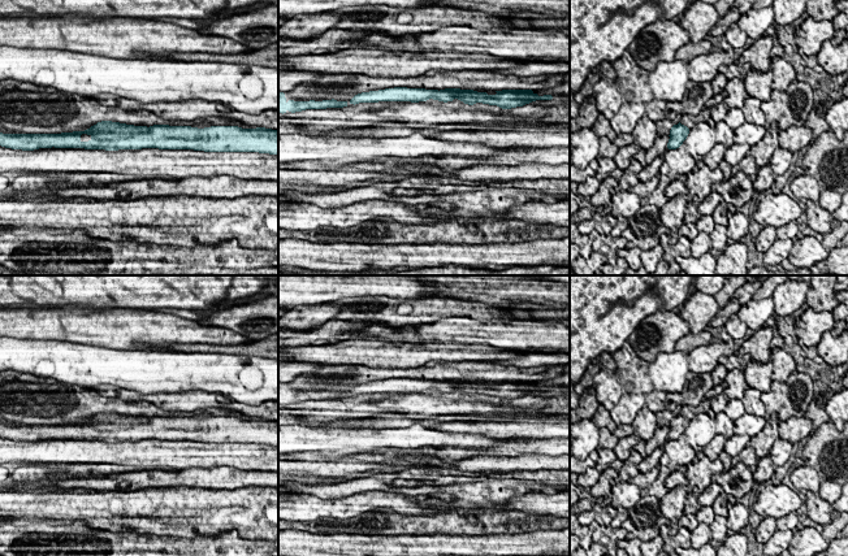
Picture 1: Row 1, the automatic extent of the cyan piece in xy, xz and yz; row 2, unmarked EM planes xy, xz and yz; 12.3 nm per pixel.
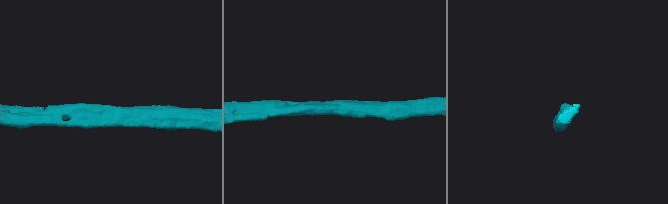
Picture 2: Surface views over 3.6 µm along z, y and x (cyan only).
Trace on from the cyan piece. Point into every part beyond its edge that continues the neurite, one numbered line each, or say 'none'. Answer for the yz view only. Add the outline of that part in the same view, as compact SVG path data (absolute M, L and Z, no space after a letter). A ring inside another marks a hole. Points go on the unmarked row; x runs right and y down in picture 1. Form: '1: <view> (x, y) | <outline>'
none

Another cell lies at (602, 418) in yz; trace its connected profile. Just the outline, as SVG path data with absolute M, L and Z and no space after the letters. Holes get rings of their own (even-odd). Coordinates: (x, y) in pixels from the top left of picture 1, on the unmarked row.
M598 404L598 408L592 417L592 421L597 427L607 427L611 434L619 427L611 418L610 411L607 411L602 404Z

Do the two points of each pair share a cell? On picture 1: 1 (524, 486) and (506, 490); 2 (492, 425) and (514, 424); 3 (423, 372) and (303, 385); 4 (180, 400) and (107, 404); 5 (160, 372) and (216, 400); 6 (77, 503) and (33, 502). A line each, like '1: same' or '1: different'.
1: same
2: same
3: same
4: different
5: different
6: same

